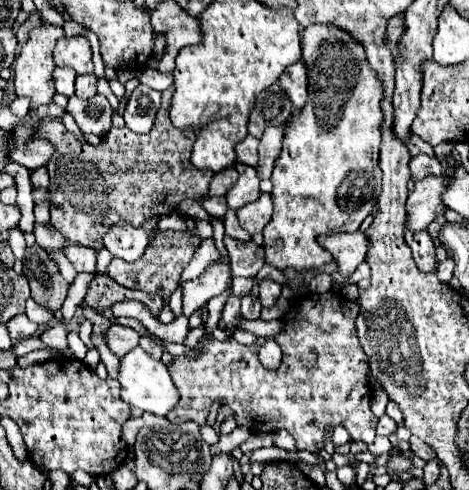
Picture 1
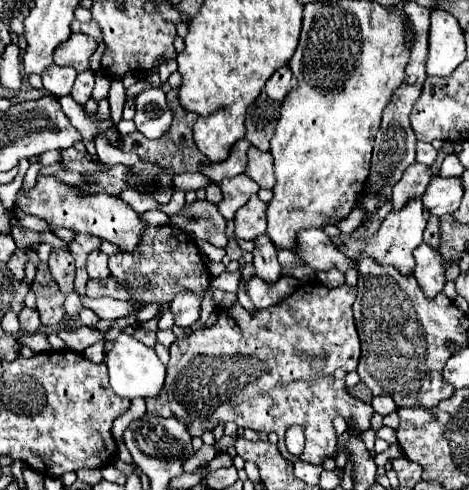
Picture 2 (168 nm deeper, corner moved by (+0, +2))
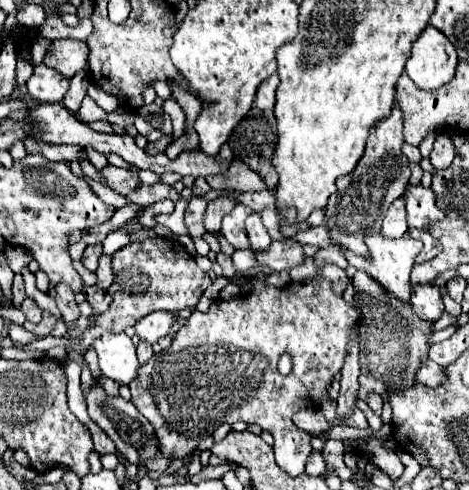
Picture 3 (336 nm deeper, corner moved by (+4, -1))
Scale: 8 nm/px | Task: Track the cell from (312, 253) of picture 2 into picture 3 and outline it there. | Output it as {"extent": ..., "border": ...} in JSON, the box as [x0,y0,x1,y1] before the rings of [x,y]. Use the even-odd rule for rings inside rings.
{"extent":[257,237,305,271],"border":[[[289,237],[283,241],[273,241],[267,253],[257,253],[257,259],[273,271],[289,271],[305,261],[305,249]]]}

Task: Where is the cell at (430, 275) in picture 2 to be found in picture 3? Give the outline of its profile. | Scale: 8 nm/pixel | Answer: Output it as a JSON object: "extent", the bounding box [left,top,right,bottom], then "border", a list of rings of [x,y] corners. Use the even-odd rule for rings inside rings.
{"extent":[411,283,443,321],"border":[[[425,283],[423,287],[415,287],[411,295],[411,305],[413,311],[427,321],[437,321],[443,313],[443,301],[439,287],[433,283]]]}

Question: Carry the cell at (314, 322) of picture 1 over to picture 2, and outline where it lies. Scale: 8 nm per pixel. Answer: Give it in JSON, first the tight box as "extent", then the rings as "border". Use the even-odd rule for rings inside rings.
{"extent":[147,282,373,464],"border":[[[309,282],[305,286],[299,286],[289,298],[281,300],[279,304],[257,310],[255,314],[247,312],[239,302],[235,302],[231,308],[217,310],[215,324],[193,332],[191,336],[179,338],[169,348],[171,360],[167,364],[165,384],[157,398],[147,398],[147,412],[163,418],[177,418],[181,420],[189,434],[203,436],[203,432],[213,430],[217,424],[235,422],[239,428],[253,428],[257,432],[275,432],[279,436],[279,452],[295,462],[303,460],[309,464],[323,464],[327,456],[335,454],[335,430],[333,430],[333,418],[343,416],[353,418],[361,430],[369,430],[369,420],[373,416],[373,408],[361,400],[355,400],[345,390],[345,374],[357,368],[359,362],[359,336],[353,320],[351,306],[355,302],[357,288],[353,286],[337,286],[327,288],[319,282]],[[323,356],[327,360],[325,372],[317,374],[311,370],[311,360]],[[293,424],[299,424],[305,428],[305,450],[299,456],[293,456],[285,448],[285,430]]]}

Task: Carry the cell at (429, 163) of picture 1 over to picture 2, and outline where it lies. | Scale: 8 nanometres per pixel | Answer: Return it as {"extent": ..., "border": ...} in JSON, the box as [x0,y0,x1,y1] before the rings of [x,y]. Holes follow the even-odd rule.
{"extent":[393,164,431,210],"border":[[[413,164],[413,168],[407,168],[403,180],[399,180],[393,188],[393,210],[403,208],[413,198],[421,198],[431,178],[431,168],[423,168],[423,164]]]}

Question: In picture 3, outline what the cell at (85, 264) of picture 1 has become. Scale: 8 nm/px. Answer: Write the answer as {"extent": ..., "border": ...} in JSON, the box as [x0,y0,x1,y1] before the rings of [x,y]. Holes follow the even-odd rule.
{"extent":[95,255,113,289],"border":[[[101,255],[101,257],[99,257],[99,267],[97,267],[95,275],[97,275],[97,285],[99,285],[101,289],[109,289],[109,285],[113,283],[111,257],[107,257],[107,255]]]}

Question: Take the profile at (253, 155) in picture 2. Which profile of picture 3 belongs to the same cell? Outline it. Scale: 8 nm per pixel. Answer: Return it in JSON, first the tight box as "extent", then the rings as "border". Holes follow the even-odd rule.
{"extent":[207,159,267,191],"border":[[[235,159],[225,173],[211,175],[207,183],[217,191],[267,191],[265,181],[259,177],[259,173],[241,159]]]}

